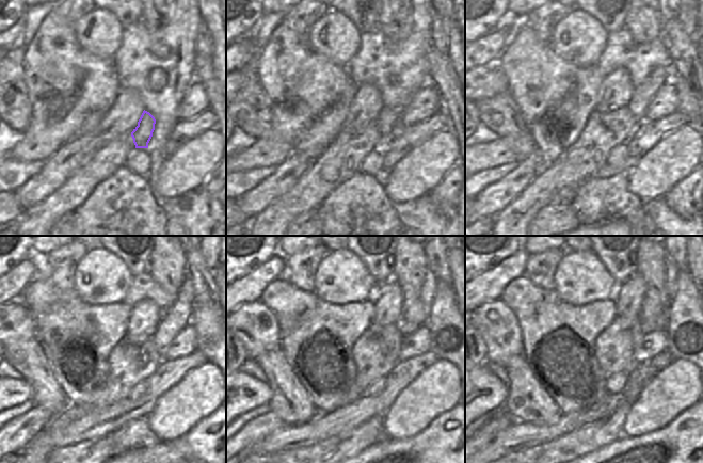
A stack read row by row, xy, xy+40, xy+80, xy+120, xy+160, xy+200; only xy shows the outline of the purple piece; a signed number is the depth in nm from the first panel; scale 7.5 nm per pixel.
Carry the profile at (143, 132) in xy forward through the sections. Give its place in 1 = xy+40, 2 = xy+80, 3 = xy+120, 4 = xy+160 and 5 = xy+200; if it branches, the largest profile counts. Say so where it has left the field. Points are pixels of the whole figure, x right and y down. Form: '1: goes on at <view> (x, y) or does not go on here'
1: goes on at xy+40 (388, 120)
2: goes on at xy+80 (642, 94)
3: goes on at xy+120 (179, 315)
4: goes on at xy+160 (430, 285)
5: goes on at xy+200 (671, 270)

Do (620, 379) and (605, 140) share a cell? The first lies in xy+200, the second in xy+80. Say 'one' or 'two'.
two

